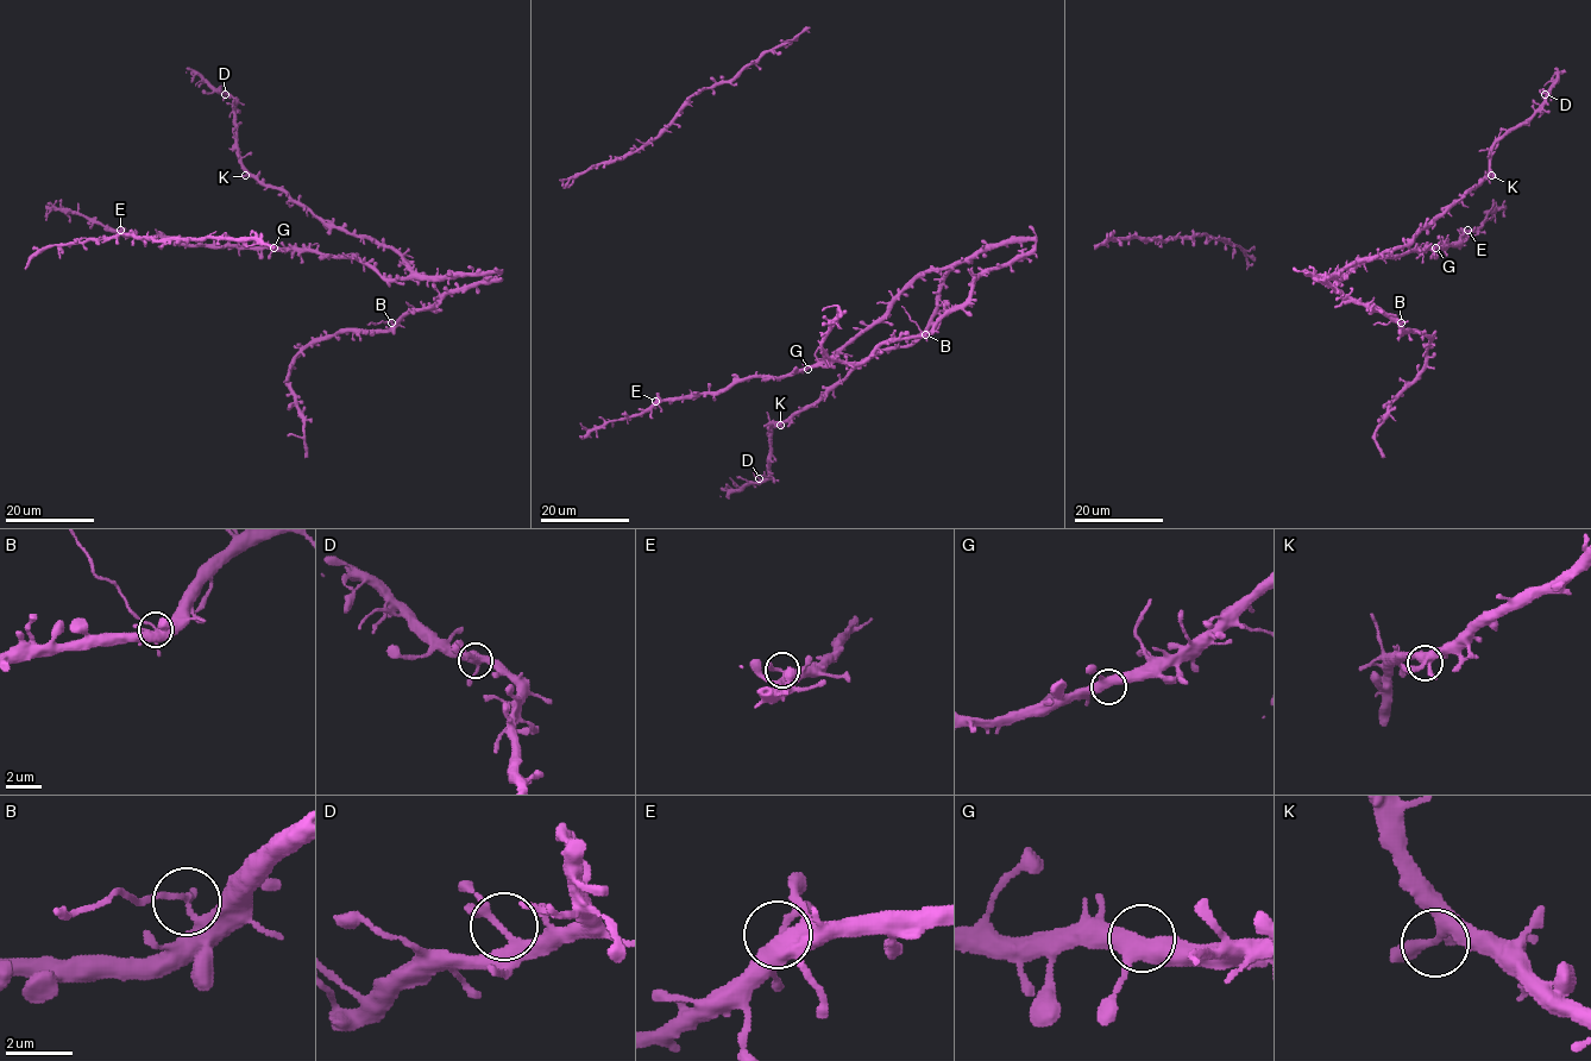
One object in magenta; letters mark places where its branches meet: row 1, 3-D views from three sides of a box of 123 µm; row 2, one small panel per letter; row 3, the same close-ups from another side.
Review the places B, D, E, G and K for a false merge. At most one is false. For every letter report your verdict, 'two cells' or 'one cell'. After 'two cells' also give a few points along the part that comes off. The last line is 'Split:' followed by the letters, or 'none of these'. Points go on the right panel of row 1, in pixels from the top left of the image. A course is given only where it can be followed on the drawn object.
B: two cells; foreign part runs (1401, 322), (1372, 324)
D: one cell
E: one cell
G: one cell
K: one cell
Split: B

